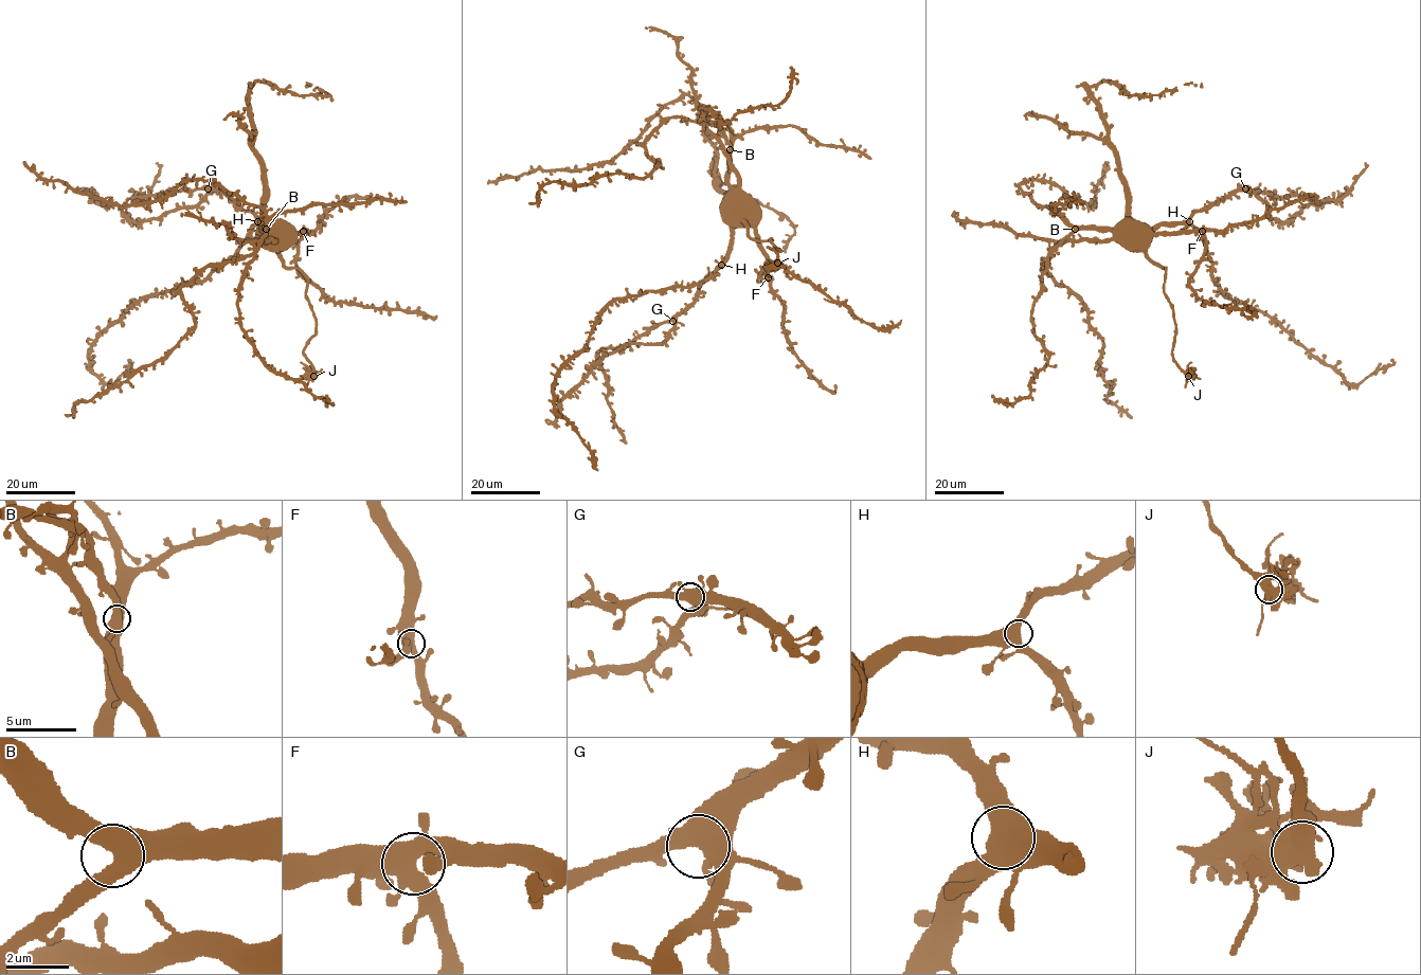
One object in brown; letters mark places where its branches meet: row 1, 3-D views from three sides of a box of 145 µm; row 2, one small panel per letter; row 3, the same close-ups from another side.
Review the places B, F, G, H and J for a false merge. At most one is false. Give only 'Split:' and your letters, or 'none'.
Split: J

